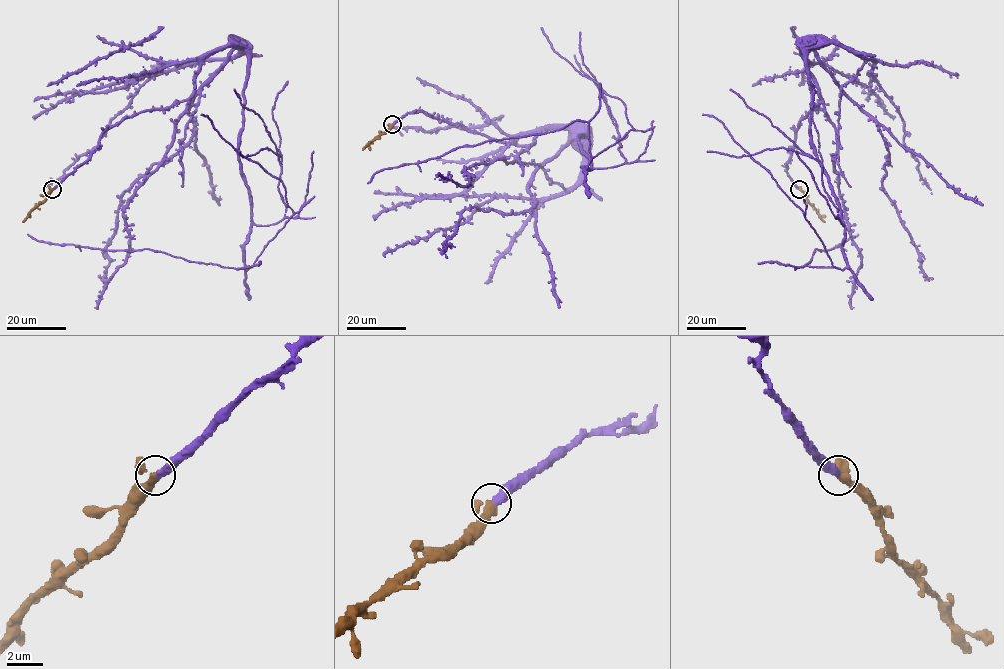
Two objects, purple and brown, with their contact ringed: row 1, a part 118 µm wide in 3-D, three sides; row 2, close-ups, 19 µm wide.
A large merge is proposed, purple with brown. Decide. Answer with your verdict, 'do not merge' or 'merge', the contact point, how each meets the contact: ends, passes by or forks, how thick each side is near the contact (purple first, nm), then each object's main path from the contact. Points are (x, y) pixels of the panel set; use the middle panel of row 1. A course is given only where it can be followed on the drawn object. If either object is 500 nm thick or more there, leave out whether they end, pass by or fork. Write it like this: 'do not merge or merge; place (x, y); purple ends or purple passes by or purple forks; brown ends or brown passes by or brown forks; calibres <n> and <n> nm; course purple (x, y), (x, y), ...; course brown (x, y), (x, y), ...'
merge; place (392, 124); purple ends; brown passes by; calibres 400 and 340 nm; course purple (392, 125), (424, 111), (516, 145), (579, 128), (590, 169), (588, 122), (575, 120), (382, 169), (368, 183); course brown (392, 125), (362, 150)

